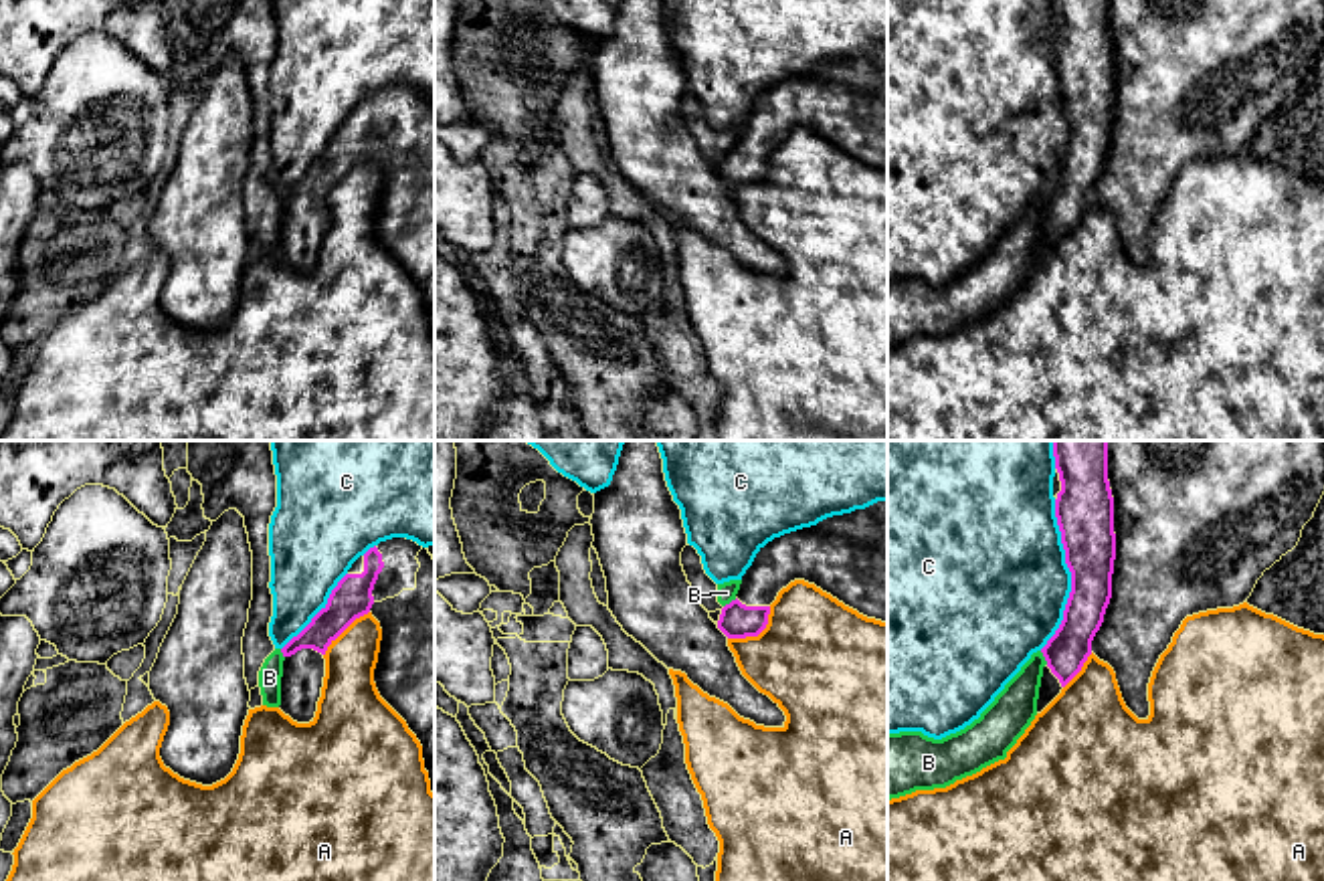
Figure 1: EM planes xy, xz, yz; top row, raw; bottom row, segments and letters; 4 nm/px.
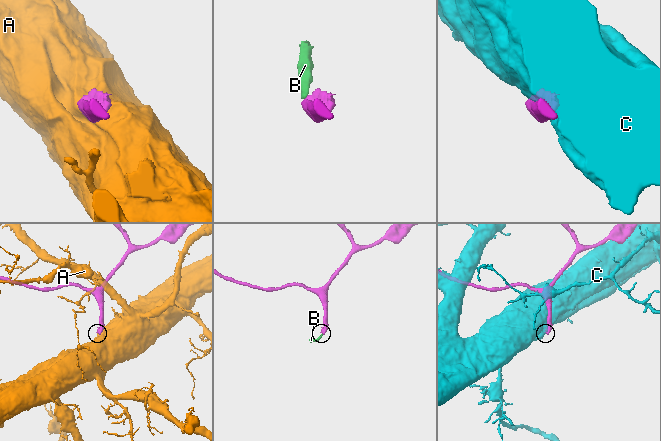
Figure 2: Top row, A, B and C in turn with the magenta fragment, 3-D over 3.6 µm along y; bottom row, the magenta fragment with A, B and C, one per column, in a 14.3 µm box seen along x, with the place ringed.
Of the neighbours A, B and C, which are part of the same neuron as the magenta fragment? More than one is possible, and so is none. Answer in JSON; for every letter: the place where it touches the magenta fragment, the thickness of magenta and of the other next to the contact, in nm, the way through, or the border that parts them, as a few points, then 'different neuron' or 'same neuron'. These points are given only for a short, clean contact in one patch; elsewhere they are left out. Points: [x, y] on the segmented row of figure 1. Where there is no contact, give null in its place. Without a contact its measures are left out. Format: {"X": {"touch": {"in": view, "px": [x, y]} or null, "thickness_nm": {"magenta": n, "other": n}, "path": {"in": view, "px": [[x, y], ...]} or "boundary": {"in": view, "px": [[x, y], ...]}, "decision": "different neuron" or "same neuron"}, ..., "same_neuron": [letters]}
{"A": {"touch": {"in": "xz", "px": [757, 635]}, "thickness_nm": {"magenta": 140, "other": 460}, "decision": "different neuron"}, "B": {"touch": {"in": "yz", "px": [1044, 655]}, "thickness_nm": {"magenta": 170, "other": 170}, "boundary": {"in": "yz", "px": [[1039, 651], [1048, 663]]}, "decision": "different neuron"}, "C": {"touch": {"in": "yz", "px": [1072, 574]}, "thickness_nm": {"magenta": 220, "other": 480}, "decision": "different neuron"}, "same_neuron": []}

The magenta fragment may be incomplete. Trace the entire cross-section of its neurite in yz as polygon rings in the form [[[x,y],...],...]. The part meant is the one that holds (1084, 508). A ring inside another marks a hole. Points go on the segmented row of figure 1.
[[[1053,440],[1055,469],[1061,491],[1055,499],[1055,517],[1071,572],[1071,592],[1063,620],[1041,649],[1043,667],[1037,713],[1041,713],[1061,689],[1081,671],[1092,655],[1092,641],[1104,622],[1112,598],[1112,574],[1116,560],[1114,497],[1108,481],[1108,440]]]

